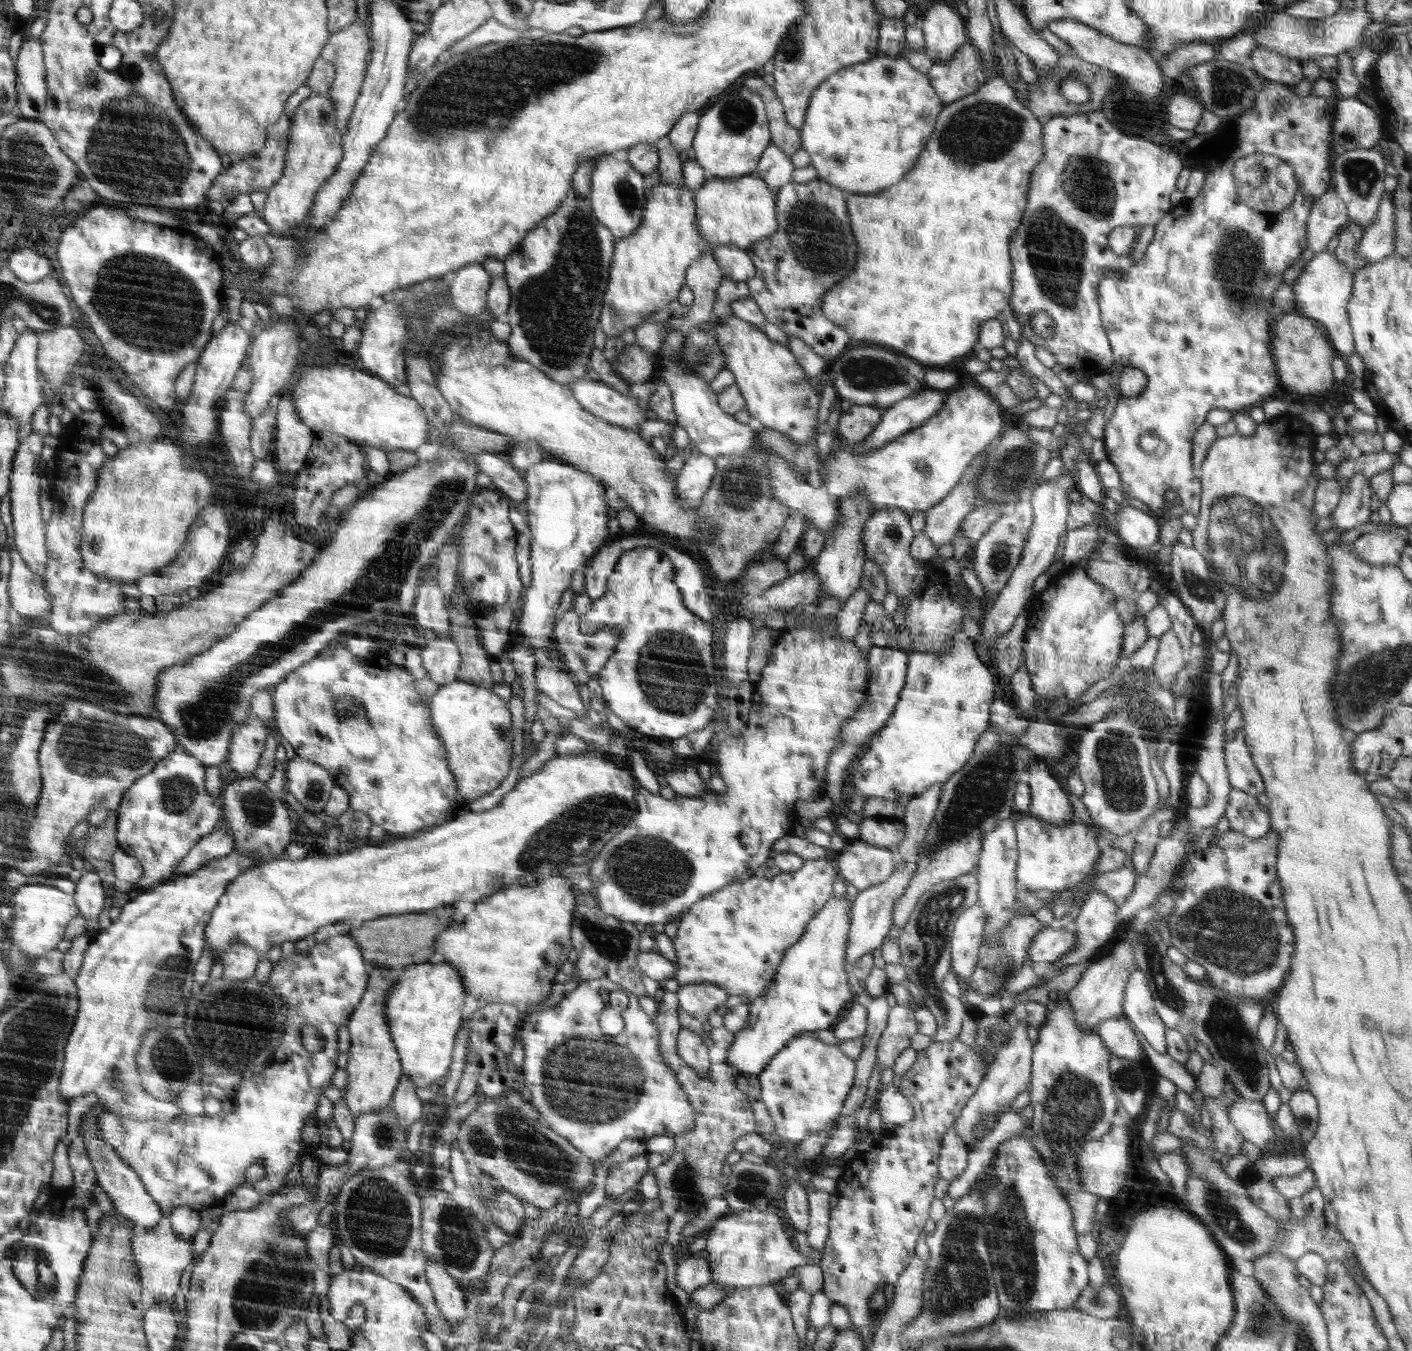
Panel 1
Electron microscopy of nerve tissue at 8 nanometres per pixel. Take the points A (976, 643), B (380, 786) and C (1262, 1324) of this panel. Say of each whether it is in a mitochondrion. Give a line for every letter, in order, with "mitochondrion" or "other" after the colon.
A: other
B: other
C: mitochondrion

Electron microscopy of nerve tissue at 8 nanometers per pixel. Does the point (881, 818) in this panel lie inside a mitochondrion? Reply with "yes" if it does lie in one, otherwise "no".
no

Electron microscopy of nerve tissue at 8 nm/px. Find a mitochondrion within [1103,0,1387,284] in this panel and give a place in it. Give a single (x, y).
(1271, 206)

